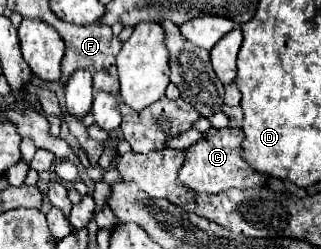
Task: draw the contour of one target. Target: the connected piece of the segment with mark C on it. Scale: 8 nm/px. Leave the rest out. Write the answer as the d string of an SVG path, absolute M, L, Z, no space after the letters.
M209 128L199 142L185 150L185 162L179 170L179 182L193 194L209 194L209 192L223 192L229 188L251 188L251 186L265 186L267 174L255 172L241 156L241 128Z

